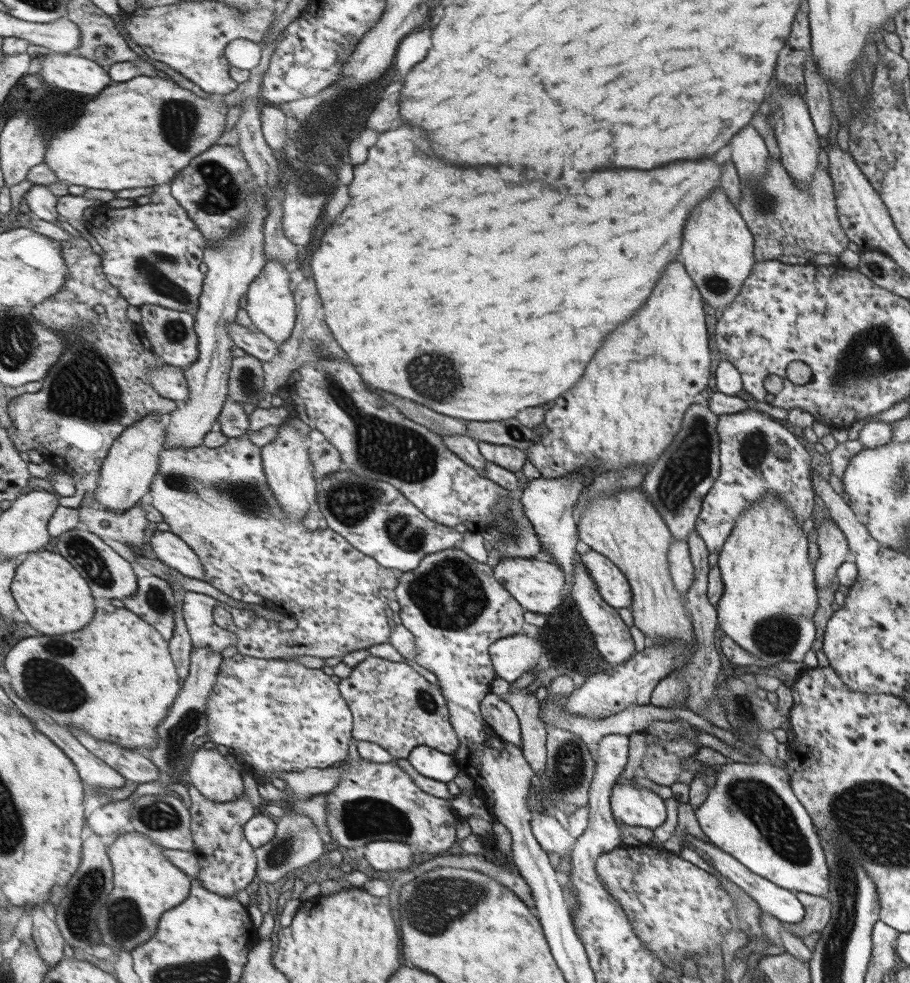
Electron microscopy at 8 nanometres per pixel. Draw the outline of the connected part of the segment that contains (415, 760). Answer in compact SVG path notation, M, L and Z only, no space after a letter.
M418 746L407 759L422 776L440 782L454 780L461 770L454 755L435 750L433 747Z

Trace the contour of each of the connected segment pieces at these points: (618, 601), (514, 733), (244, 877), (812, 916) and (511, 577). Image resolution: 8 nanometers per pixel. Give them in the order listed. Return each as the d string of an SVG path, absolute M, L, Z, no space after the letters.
M592 549L579 555L578 559L588 569L600 596L609 606L614 609L632 607L633 592L628 577L611 559Z
M492 692L486 694L480 702L480 713L501 740L512 746L522 746L519 718L502 696Z
M194 784L188 786L192 798L191 811L194 817L193 831L197 842L197 855L200 858L200 874L195 878L200 879L206 888L217 892L225 897L235 897L240 891L248 891L255 887L257 874L259 871L259 856L257 848L248 840L246 836L246 825L257 814L258 807L252 802L250 795L246 794L240 800L234 802L219 803L203 795L203 792Z
M796 891L794 894L796 894L804 904L806 910L805 918L797 922L796 925L785 925L785 929L801 938L808 936L808 934L812 934L812 932L821 933L831 919L832 905L830 898L806 894L801 891Z
M502 557L494 566L494 574L505 589L509 590L510 594L513 594L513 597L521 603L521 606L526 608L526 611L550 616L550 612L556 606L560 608L562 592L564 592L564 586L567 586L567 576L564 576L564 572L558 570L554 564L534 558Z

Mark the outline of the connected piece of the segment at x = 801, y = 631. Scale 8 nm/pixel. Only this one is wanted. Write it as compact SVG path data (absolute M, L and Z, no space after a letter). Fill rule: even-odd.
M767 492L762 500L746 509L726 539L717 565L724 585L723 595L716 606L717 623L722 632L750 655L769 664L800 662L814 642L814 614L818 610L818 596L814 566L808 560L808 540L788 502L780 494Z

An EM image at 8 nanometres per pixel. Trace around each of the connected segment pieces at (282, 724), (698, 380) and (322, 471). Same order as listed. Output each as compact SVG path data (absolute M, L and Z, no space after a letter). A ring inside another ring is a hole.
M238 652L234 657L225 659L222 665L221 675L218 678L218 685L216 692L213 693L209 710L209 735L210 741L228 747L238 758L242 758L246 770L257 772L268 779L274 772L302 772L309 768L330 768L344 764L349 759L350 746L356 740L353 733L355 721L353 709L341 691L341 684L334 682L334 678L330 674L326 674L324 670L309 668L296 660L256 658Z
M680 262L668 264L666 272L652 290L650 302L630 322L614 330L606 338L606 346L598 350L598 358L586 370L586 378L554 402L545 414L540 440L533 444L530 458L541 476L558 479L583 470L588 474L602 474L607 470L620 470L623 466L645 466L650 468L660 455L672 444L680 432L684 413L696 403L696 396L710 382L710 350L708 350L708 328L704 318L704 304L699 288L684 270Z
M320 429L310 433L310 452L314 461L318 482L323 482L329 474L345 468L343 454Z

